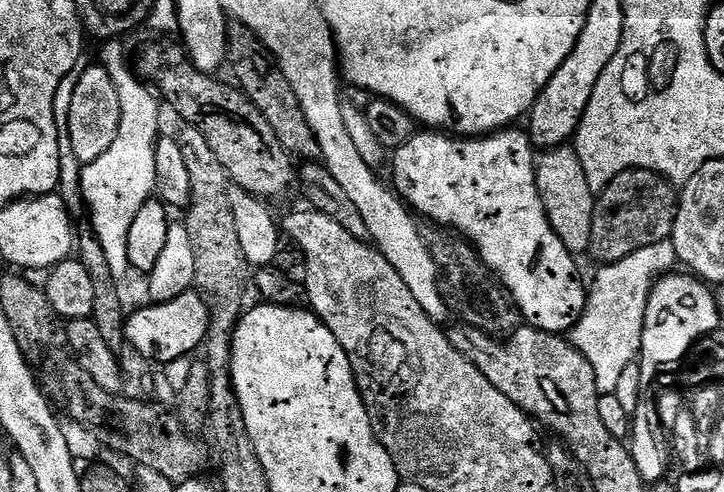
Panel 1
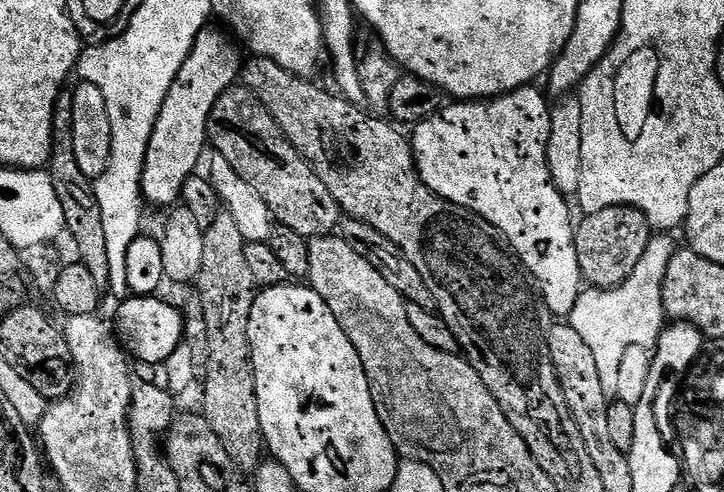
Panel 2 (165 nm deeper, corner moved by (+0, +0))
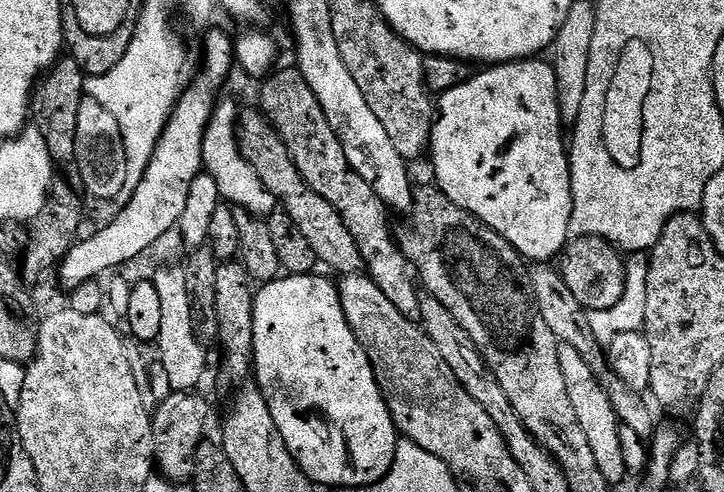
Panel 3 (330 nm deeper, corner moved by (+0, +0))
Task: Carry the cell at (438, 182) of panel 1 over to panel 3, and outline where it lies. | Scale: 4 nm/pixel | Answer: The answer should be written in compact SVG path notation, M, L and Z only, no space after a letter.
M529 58L510 64L497 64L485 67L484 72L477 71L466 82L454 86L454 90L439 93L438 111L432 125L430 141L430 157L432 156L432 172L436 175L435 187L446 194L451 204L457 204L462 210L476 216L486 227L497 232L510 246L520 253L528 262L552 262L564 251L565 244L570 239L568 227L572 213L572 173L570 171L570 152L566 147L566 132L562 127L560 112L557 110L556 79L551 63L544 58Z

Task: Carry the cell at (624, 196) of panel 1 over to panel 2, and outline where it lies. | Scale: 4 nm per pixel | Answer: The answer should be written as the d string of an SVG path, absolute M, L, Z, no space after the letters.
M610 206L583 219L575 225L576 253L583 283L593 289L608 289L626 282L654 235L647 218L630 206Z

